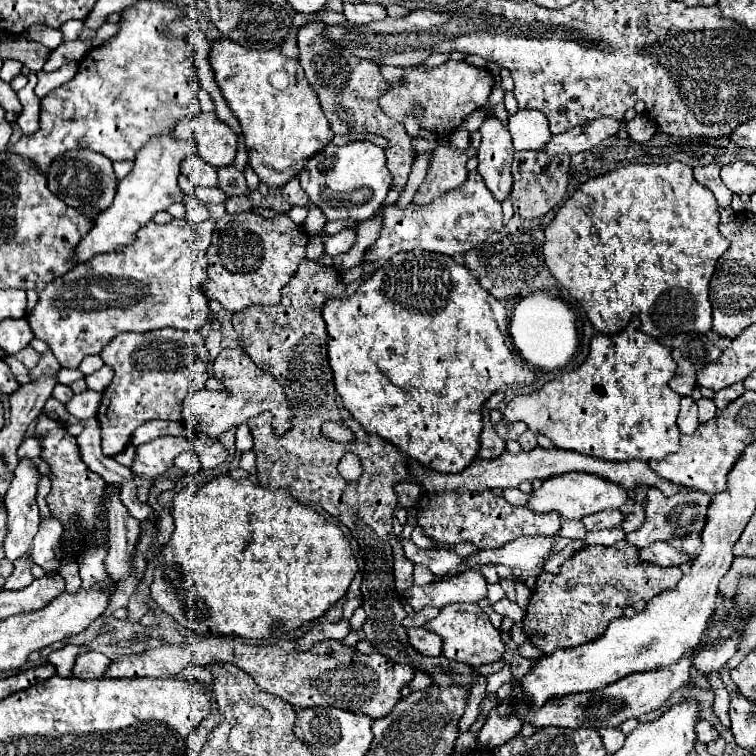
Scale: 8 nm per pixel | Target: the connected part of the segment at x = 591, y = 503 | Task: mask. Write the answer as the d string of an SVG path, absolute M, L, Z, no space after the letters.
M564 473L560 477L552 477L542 483L540 489L536 489L530 497L526 507L534 513L550 513L556 511L564 519L582 519L590 513L598 513L604 509L620 509L628 499L628 491L620 489L618 485L612 485L612 481L596 479L588 473Z

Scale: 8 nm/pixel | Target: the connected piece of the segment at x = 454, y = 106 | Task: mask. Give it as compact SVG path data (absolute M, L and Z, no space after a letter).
M446 61L444 65L430 71L424 71L422 67L408 67L404 69L402 79L398 83L392 83L390 89L380 97L380 109L384 111L384 115L402 123L406 115L412 115L416 105L422 105L424 117L420 121L420 127L446 137L462 125L466 115L482 109L488 103L492 87L494 77L488 69L478 69L464 61Z

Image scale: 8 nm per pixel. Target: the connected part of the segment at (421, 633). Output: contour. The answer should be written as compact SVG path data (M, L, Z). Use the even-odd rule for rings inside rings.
M422 627L408 629L408 641L422 655L428 655L428 657L440 655L442 641L440 637L436 637L436 633L428 633L428 629L422 629Z

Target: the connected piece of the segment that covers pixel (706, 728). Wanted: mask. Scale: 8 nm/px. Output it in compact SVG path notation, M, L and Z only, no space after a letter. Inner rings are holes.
M706 719L698 721L698 725L696 725L696 739L700 743L710 743L716 737L718 737L718 731L716 731L716 727L710 721L706 721Z

